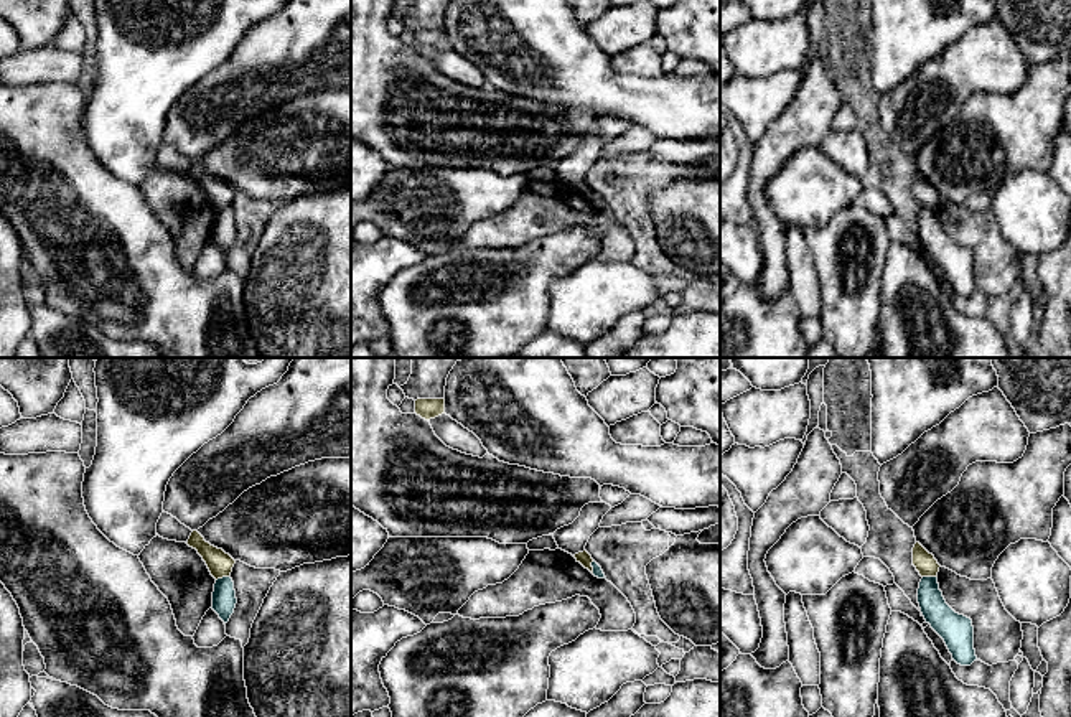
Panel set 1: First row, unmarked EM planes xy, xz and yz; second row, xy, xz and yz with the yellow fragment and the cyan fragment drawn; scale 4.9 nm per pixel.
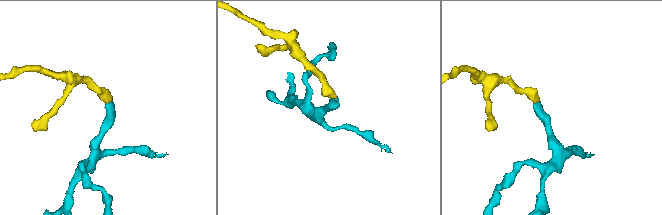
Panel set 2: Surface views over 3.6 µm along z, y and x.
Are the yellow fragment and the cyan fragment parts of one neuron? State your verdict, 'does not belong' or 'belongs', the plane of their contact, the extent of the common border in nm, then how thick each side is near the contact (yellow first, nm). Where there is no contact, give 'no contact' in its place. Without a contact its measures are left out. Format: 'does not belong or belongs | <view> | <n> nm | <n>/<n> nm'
does not belong | yz | 70 nm | 110/140 nm

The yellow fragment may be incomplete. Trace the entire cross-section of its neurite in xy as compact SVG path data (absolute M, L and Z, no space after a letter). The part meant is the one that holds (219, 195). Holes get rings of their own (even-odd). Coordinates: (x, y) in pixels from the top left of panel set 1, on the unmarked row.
M198 162L191 163L186 175L198 181L198 185L203 188L211 206L216 211L231 206L236 191L229 185L226 185L222 180L217 180L211 176L209 173L206 173Z

